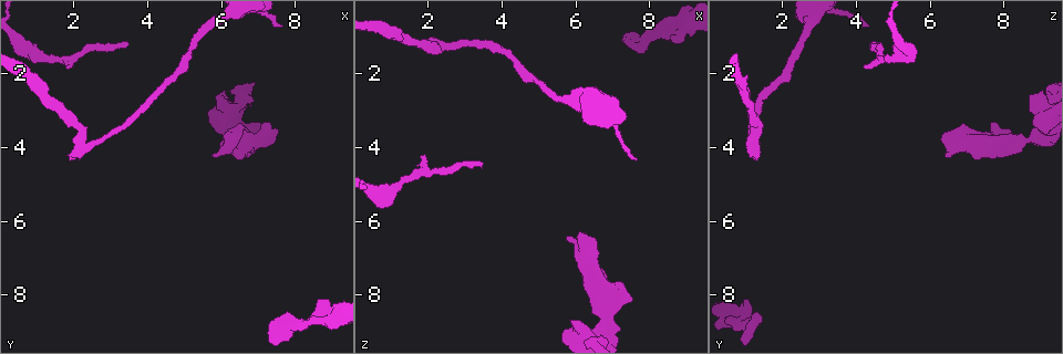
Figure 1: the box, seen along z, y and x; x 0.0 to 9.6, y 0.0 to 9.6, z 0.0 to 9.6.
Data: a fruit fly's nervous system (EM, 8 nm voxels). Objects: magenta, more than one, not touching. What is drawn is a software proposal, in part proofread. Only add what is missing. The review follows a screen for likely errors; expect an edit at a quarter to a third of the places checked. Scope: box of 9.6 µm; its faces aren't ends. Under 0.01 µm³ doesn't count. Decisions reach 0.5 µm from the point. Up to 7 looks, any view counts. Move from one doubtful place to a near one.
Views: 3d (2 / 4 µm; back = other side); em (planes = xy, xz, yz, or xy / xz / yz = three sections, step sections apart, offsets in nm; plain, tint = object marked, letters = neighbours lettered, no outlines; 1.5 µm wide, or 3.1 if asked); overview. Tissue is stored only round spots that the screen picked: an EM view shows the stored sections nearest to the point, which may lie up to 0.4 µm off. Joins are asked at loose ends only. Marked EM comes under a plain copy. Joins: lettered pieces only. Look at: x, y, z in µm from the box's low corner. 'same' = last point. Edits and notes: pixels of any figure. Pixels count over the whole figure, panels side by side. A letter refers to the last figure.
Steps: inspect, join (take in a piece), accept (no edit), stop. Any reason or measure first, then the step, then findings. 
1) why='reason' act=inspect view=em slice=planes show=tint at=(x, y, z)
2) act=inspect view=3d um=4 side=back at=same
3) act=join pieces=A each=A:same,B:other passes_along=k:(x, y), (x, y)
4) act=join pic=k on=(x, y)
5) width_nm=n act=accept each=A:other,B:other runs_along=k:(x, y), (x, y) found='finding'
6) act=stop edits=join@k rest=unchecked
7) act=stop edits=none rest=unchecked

why='free end' act=inspect view=em slice=xy step=8 show=letters at=(1.85, 4.35, 1.30)

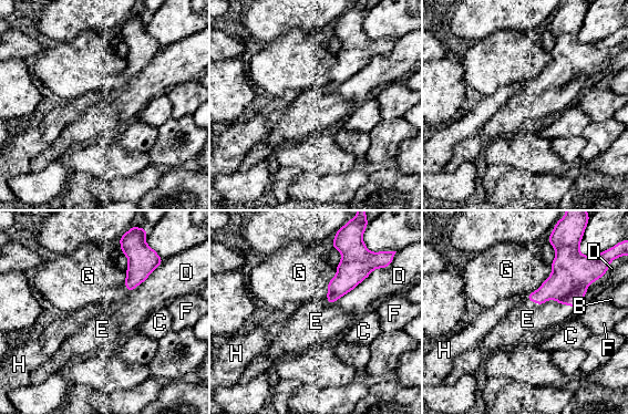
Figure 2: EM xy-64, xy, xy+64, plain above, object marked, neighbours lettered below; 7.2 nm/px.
longest_contact=E:360nm act=join pieces=E each=B:other,C:other,D:other,E:same,F:other,G:other,H:other found='the cell continues'

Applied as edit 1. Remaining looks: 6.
why='an open end' act=inspect view=em slice=xz step=4 show=letters at=(5.75, 4.30, 6.45)

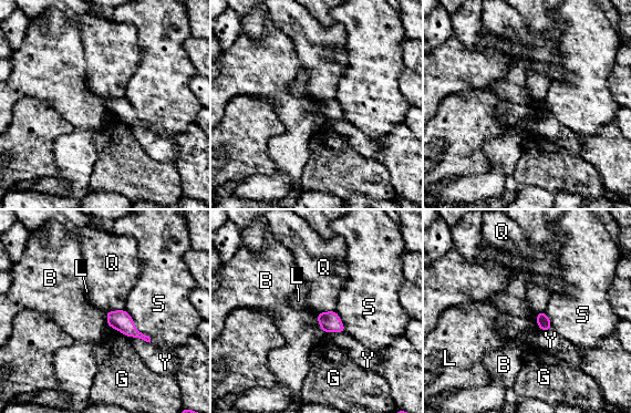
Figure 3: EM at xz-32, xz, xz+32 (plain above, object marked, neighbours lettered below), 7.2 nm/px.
act=accept each=B:other,G:other,L:other,Q:other,S:other,Y:other border=3:(537, 312), (537, 324), (541, 330) found='no lettered piece goes on from it'

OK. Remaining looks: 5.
why='free end' act=inspect view=em slice=planes show=letters at=(3.50, 1.15, 4.40)

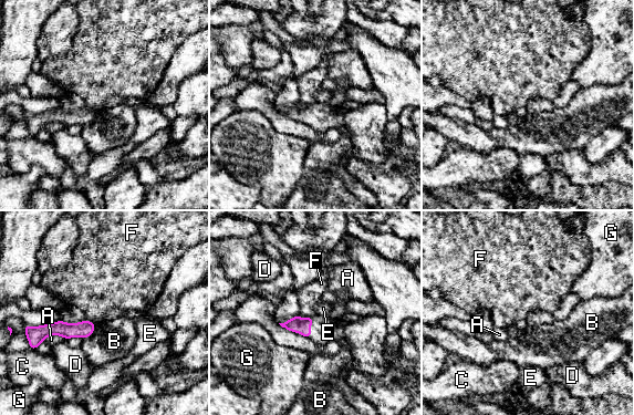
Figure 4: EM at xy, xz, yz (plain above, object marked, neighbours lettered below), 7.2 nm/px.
width_nm=120 act=accept each=A:other,B:other,C:other,D:other,E:other,F:other,G:other runs_along=4:(92, 325), (84, 329), (38, 329) found='no lettered piece goes on from it'

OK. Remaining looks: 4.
act=stop edits=join@2 rest=unchecked

